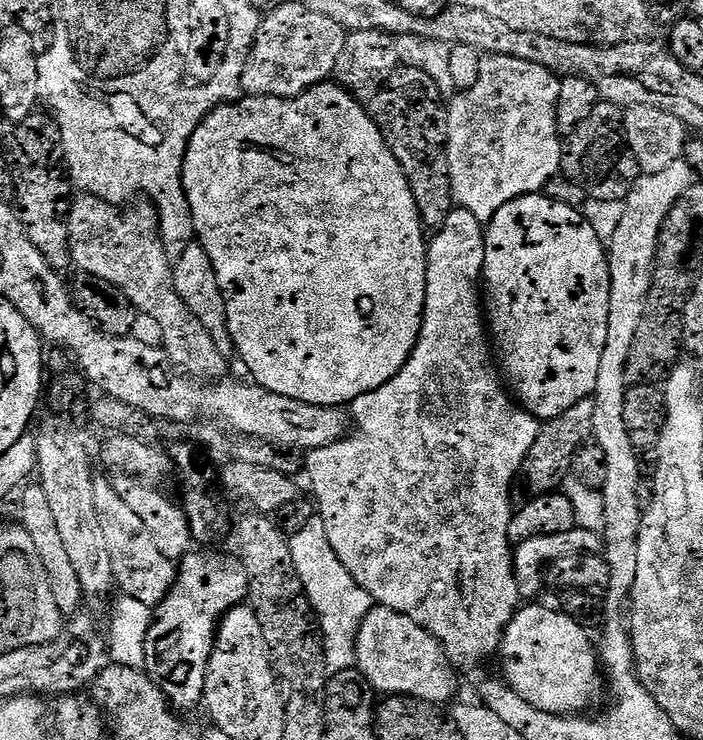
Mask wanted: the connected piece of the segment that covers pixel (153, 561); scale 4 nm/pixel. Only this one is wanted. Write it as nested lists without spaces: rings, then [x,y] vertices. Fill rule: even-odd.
[[[125,506],[118,507],[116,517],[104,524],[107,549],[115,587],[121,593],[149,606],[162,603],[177,577],[177,565],[154,548],[146,525]]]

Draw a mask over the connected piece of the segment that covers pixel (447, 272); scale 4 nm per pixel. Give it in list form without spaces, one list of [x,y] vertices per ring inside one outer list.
[[[456,206],[444,219],[443,230],[437,231],[433,235],[436,237],[428,240],[424,321],[410,358],[402,366],[402,370],[398,370],[398,374],[390,378],[390,382],[378,386],[378,390],[370,394],[362,394],[362,398],[353,402],[350,406],[350,420],[353,425],[356,423],[356,429],[353,427],[350,434],[330,446],[311,449],[307,453],[306,465],[308,484],[316,495],[317,506],[320,507],[318,519],[322,522],[322,526],[326,526],[326,538],[330,538],[334,554],[338,554],[338,561],[342,562],[350,572],[351,578],[354,578],[358,586],[372,596],[377,605],[400,611],[412,618],[420,627],[424,627],[440,644],[443,644],[449,661],[456,666],[461,664],[464,668],[476,668],[483,660],[488,660],[491,656],[493,659],[499,653],[500,639],[504,637],[506,626],[522,604],[516,572],[512,569],[514,548],[508,538],[508,527],[514,511],[512,483],[515,480],[517,482],[523,460],[530,446],[534,446],[541,426],[541,421],[532,413],[523,411],[521,405],[509,395],[493,361],[492,364],[488,361],[490,340],[486,335],[486,316],[482,311],[484,229],[485,225],[478,218],[474,218],[474,214]]]

